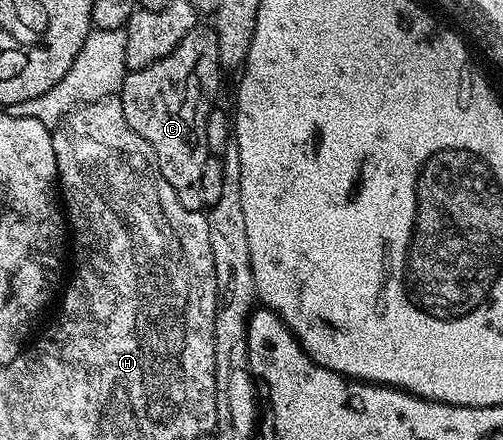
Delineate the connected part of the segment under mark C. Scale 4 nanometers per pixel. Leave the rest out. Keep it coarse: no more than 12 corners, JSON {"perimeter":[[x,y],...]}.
{"perimeter":[[216,29],[128,71],[123,116],[179,204],[203,206]]}

